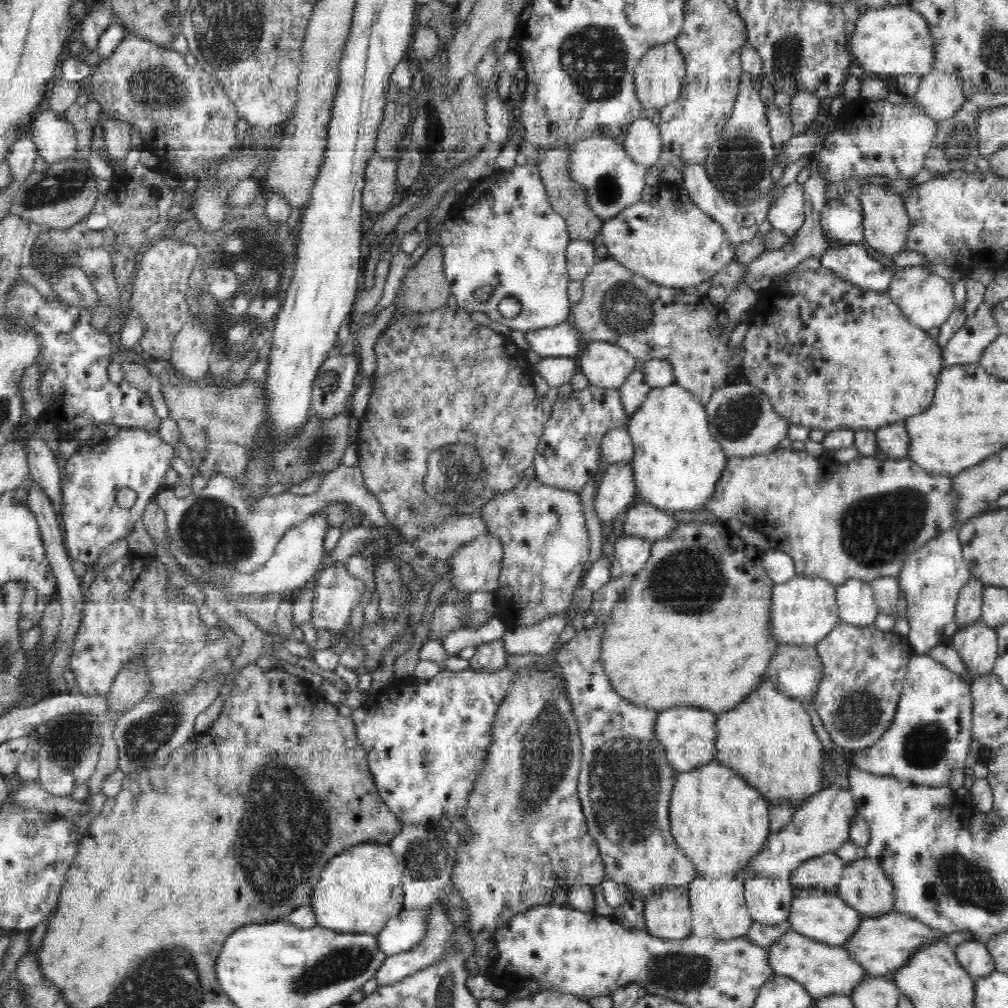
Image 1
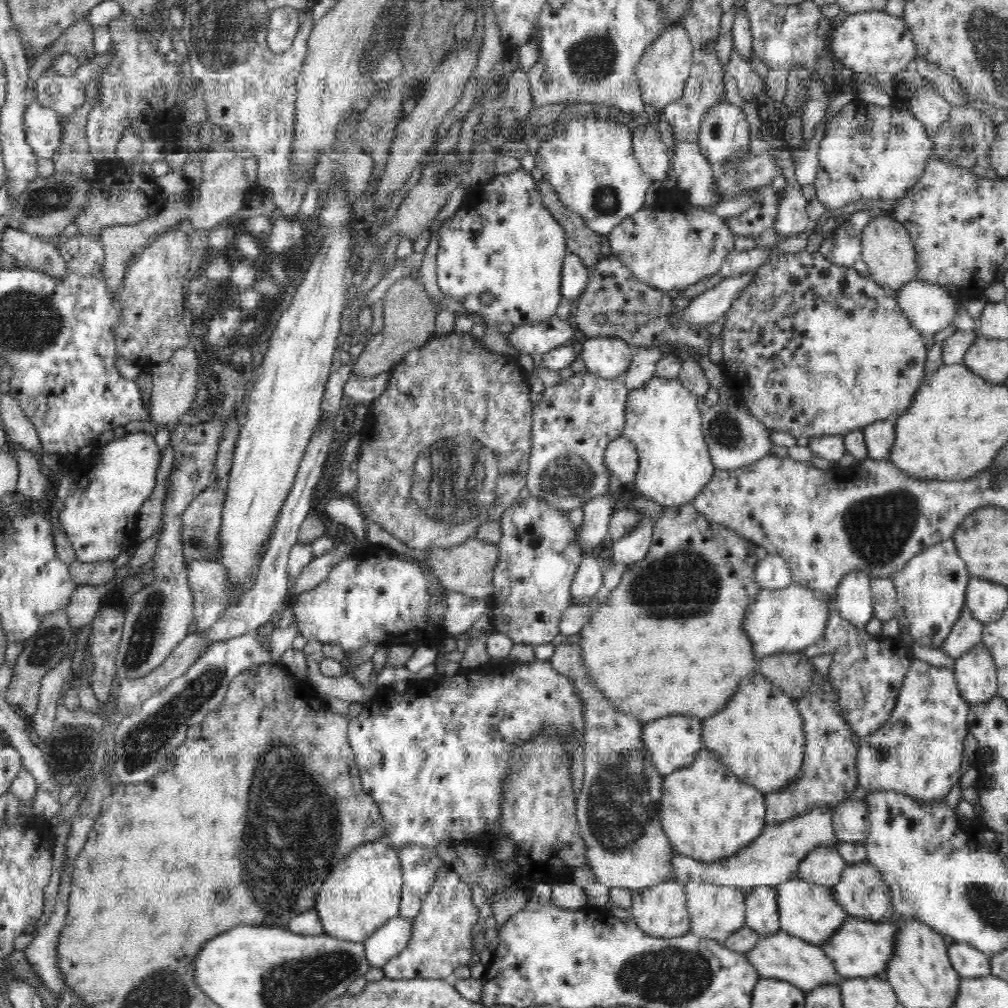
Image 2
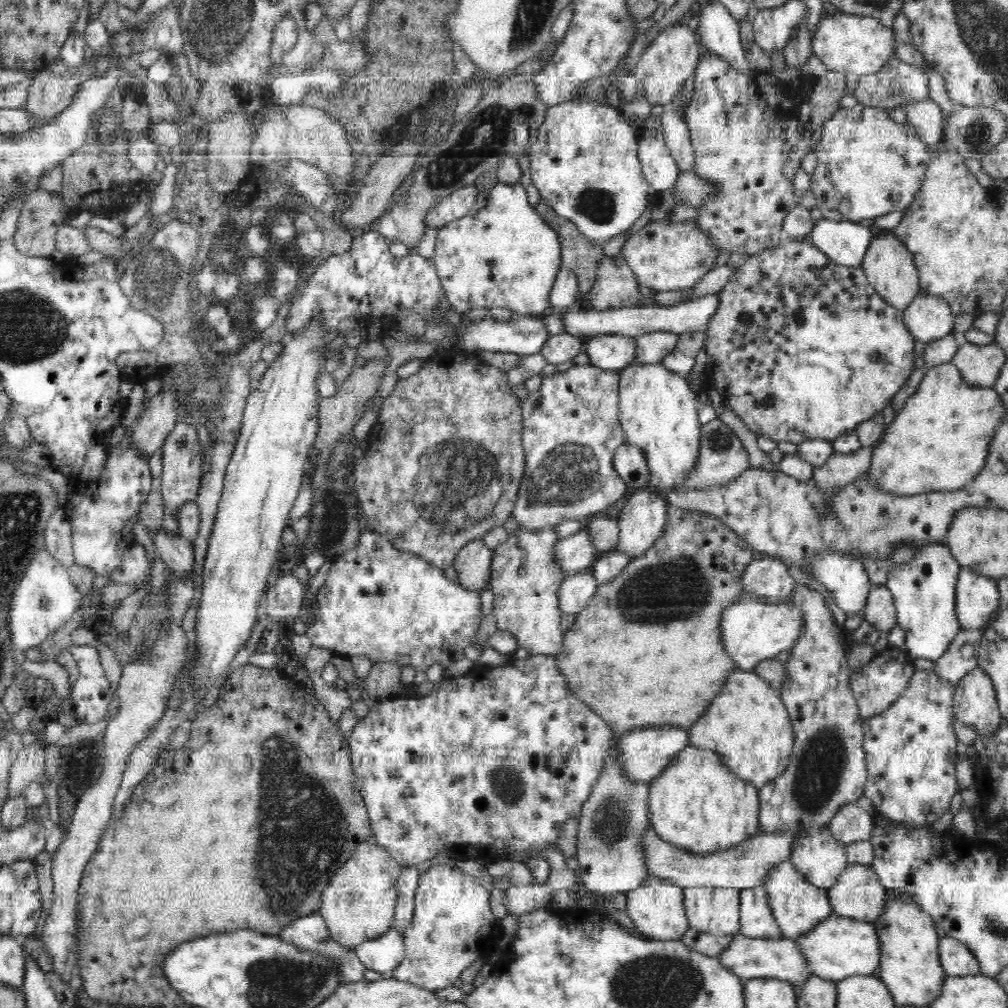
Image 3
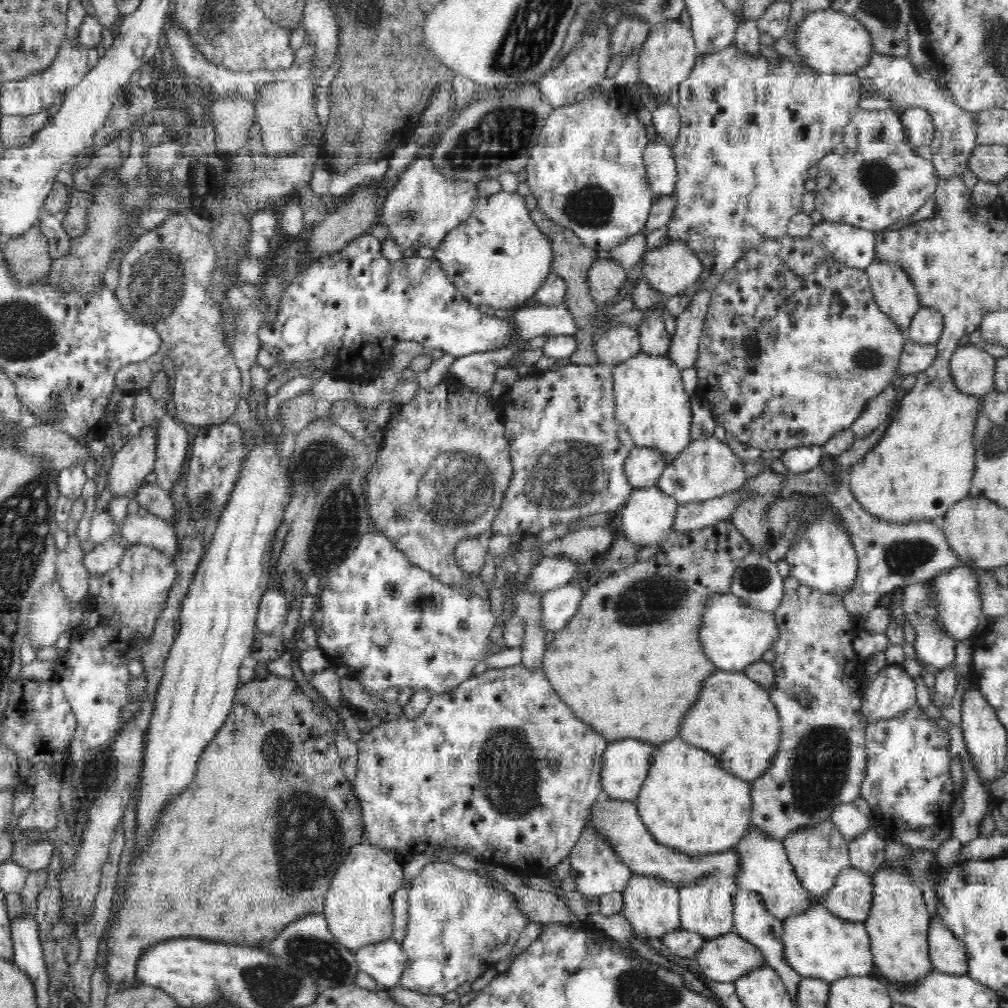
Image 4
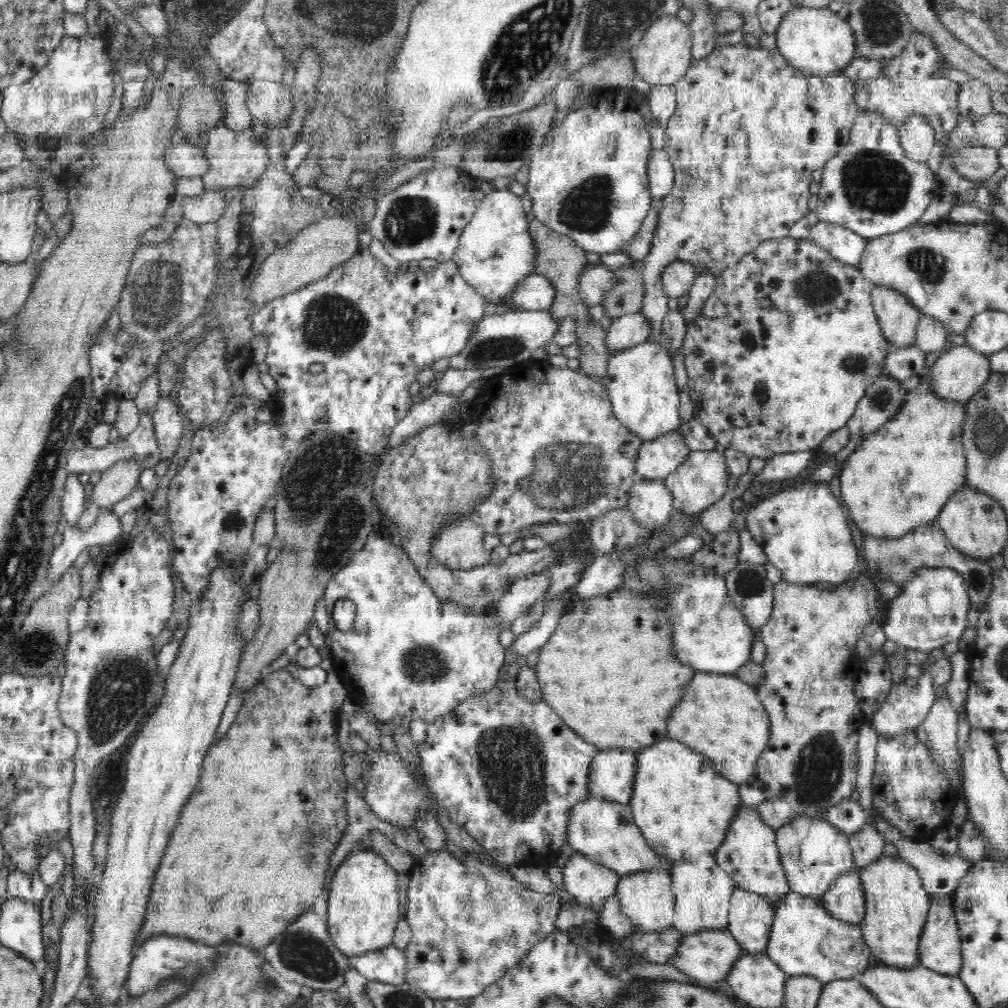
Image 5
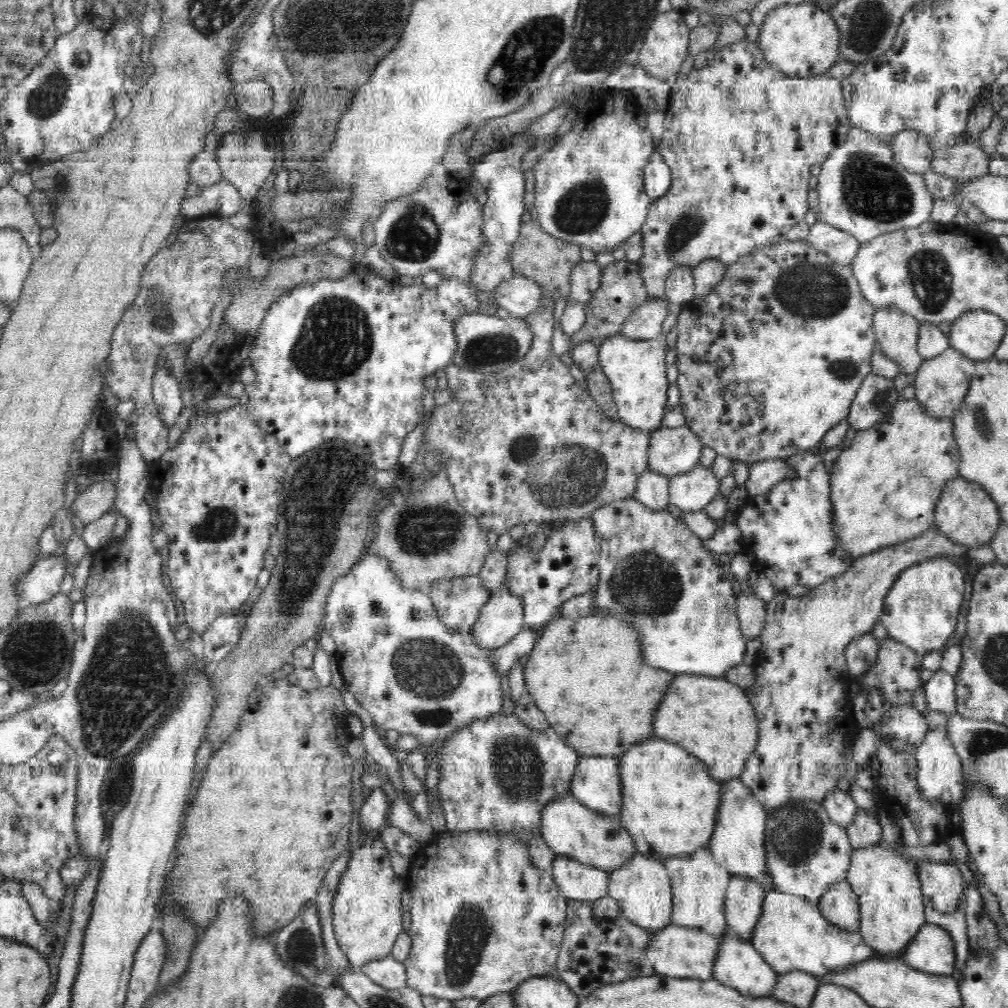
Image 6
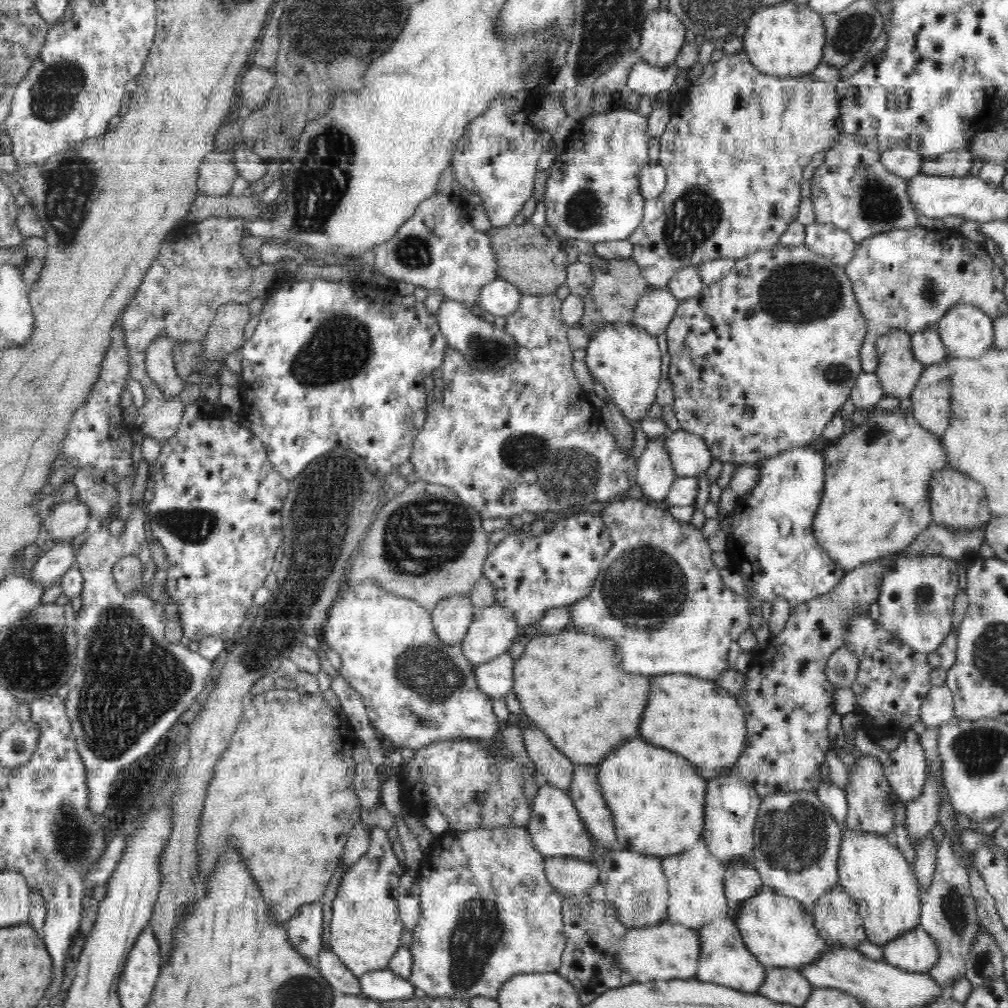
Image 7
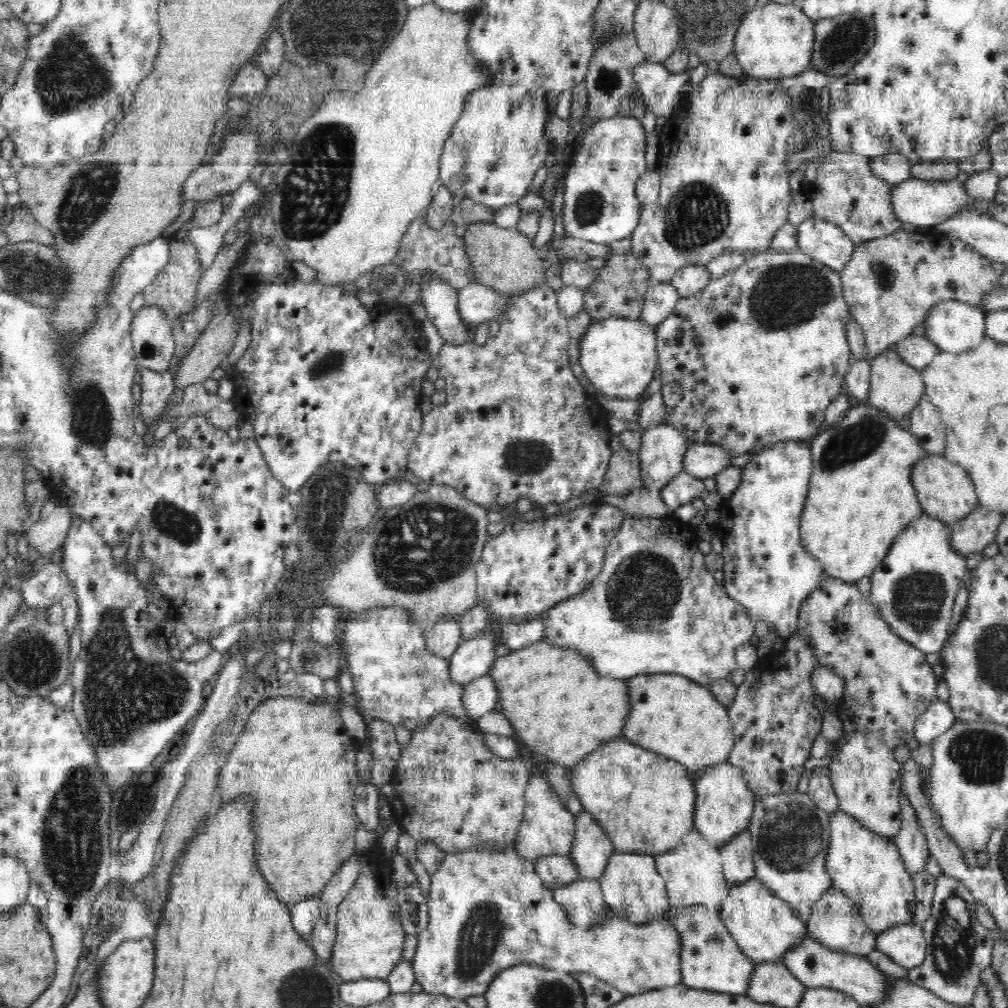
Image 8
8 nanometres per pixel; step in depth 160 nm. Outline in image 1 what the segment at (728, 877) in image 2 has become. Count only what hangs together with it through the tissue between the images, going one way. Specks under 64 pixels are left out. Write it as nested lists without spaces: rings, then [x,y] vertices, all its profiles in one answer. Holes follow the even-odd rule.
[[[831,786],[826,789],[822,788],[820,792],[807,798],[802,805],[798,806],[792,820],[784,829],[770,834],[762,852],[752,858],[748,868],[744,868],[734,878],[744,881],[752,877],[789,880],[791,873],[805,860],[824,853],[834,853],[839,846],[849,840],[851,822],[854,821],[857,812],[855,804],[855,798],[852,798],[850,790]]]

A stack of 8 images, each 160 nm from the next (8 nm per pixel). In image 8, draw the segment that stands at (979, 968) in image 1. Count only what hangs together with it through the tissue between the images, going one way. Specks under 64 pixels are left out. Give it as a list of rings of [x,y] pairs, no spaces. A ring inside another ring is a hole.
[[[913,923],[883,930],[875,940],[875,950],[883,952],[890,960],[908,970],[915,969],[925,959],[926,949],[923,927]]]

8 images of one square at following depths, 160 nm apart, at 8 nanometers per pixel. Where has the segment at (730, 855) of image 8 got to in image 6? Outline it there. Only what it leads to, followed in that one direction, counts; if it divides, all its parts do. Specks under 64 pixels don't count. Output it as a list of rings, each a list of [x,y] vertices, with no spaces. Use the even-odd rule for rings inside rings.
[[[732,876],[725,896],[726,931],[749,940],[760,916],[767,890],[754,880]]]

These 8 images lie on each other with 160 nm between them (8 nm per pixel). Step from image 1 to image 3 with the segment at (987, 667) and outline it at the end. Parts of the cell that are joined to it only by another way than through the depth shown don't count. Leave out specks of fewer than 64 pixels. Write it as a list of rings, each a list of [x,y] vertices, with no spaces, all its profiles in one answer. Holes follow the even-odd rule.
[[[977,665],[960,679],[953,703],[955,718],[974,728],[977,736],[985,736],[995,731],[1001,722],[995,684],[983,667]]]

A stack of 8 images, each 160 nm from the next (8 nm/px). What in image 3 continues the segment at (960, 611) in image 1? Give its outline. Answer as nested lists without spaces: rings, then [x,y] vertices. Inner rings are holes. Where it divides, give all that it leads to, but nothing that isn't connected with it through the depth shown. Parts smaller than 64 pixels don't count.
[[[984,629],[964,630],[954,638],[948,651],[933,662],[939,678],[952,683],[952,689],[957,688],[960,679],[978,665],[977,656],[980,650]]]

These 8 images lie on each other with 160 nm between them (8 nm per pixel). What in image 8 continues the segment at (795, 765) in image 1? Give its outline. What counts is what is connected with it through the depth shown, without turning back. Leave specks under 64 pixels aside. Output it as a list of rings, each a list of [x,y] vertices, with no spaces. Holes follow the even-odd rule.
[[[663,673],[640,675],[628,678],[626,682],[628,682],[628,696],[632,702],[632,710],[624,722],[620,734],[622,738],[652,753],[677,761],[694,772],[700,772],[707,766],[728,763],[735,741],[731,720],[728,718],[727,707],[718,702],[707,687],[681,675]]]

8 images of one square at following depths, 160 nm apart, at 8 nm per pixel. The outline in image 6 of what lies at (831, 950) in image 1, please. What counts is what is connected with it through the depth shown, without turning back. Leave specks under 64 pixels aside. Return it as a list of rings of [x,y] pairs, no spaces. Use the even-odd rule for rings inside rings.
[[[670,924],[662,930],[651,932],[649,943],[645,948],[645,957],[647,958],[647,962],[652,965],[655,974],[670,978],[707,981],[708,979],[714,978],[714,966],[716,958],[718,958],[718,954],[720,953],[720,944],[722,944],[722,935],[708,934],[704,930]]]

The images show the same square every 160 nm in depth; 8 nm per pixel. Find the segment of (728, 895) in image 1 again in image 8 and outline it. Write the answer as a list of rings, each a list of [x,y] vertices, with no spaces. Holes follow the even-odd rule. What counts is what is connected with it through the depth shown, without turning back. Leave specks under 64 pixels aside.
[[[691,830],[682,838],[682,844],[665,853],[654,854],[658,874],[665,880],[665,890],[669,901],[669,912],[676,907],[702,905],[717,913],[720,903],[730,892],[723,873],[723,862],[719,848],[709,843],[698,830]]]

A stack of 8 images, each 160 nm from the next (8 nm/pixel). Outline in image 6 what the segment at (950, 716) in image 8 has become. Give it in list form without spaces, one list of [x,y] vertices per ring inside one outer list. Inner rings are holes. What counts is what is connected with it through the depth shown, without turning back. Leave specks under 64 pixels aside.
[[[942,669],[934,673],[932,678],[924,684],[927,708],[934,712],[944,712],[949,716],[956,714],[954,677]]]

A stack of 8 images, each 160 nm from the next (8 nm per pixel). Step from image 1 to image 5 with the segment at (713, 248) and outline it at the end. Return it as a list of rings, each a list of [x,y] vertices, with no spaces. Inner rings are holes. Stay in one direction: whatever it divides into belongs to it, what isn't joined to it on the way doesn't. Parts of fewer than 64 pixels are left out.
[[[674,259],[661,274],[663,291],[672,298],[684,296],[696,281],[698,271],[691,262]]]

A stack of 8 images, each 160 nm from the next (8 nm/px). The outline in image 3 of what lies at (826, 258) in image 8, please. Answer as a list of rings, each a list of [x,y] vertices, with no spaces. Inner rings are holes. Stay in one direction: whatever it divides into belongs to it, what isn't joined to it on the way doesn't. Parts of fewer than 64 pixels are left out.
[[[820,219],[807,241],[838,265],[860,267],[873,234],[874,229],[867,223]]]

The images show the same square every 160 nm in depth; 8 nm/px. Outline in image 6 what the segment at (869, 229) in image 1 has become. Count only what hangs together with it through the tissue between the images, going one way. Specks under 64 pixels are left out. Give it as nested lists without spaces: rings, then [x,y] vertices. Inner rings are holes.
[[[878,307],[873,314],[873,331],[878,348],[899,366],[899,374],[914,374],[922,364],[918,352],[921,323],[914,315],[896,307]]]

